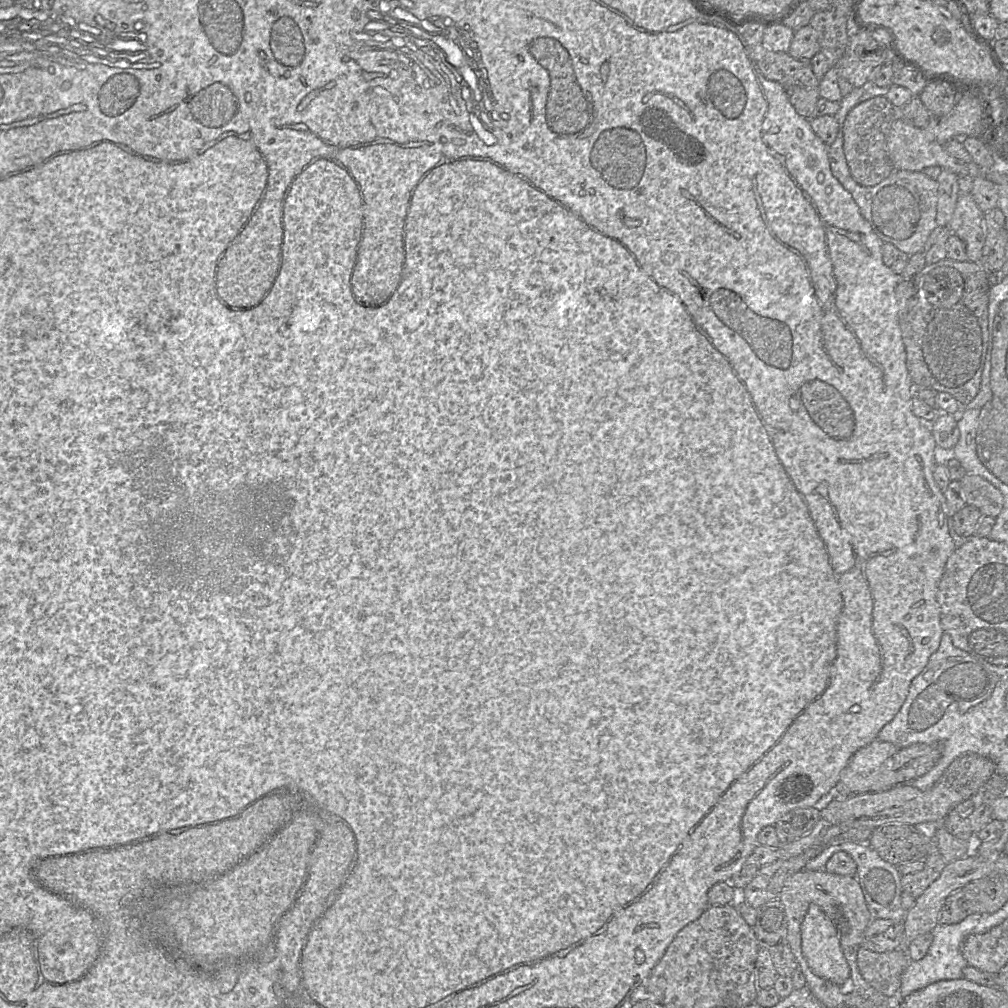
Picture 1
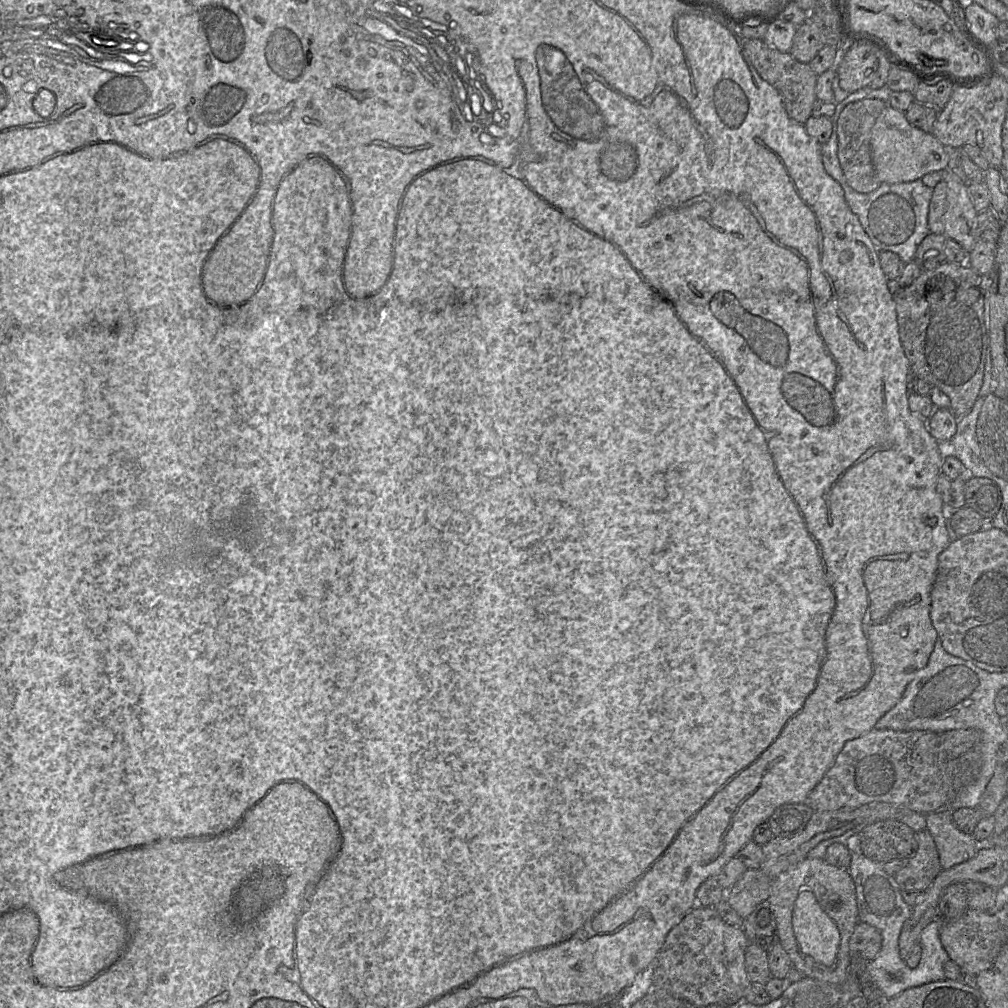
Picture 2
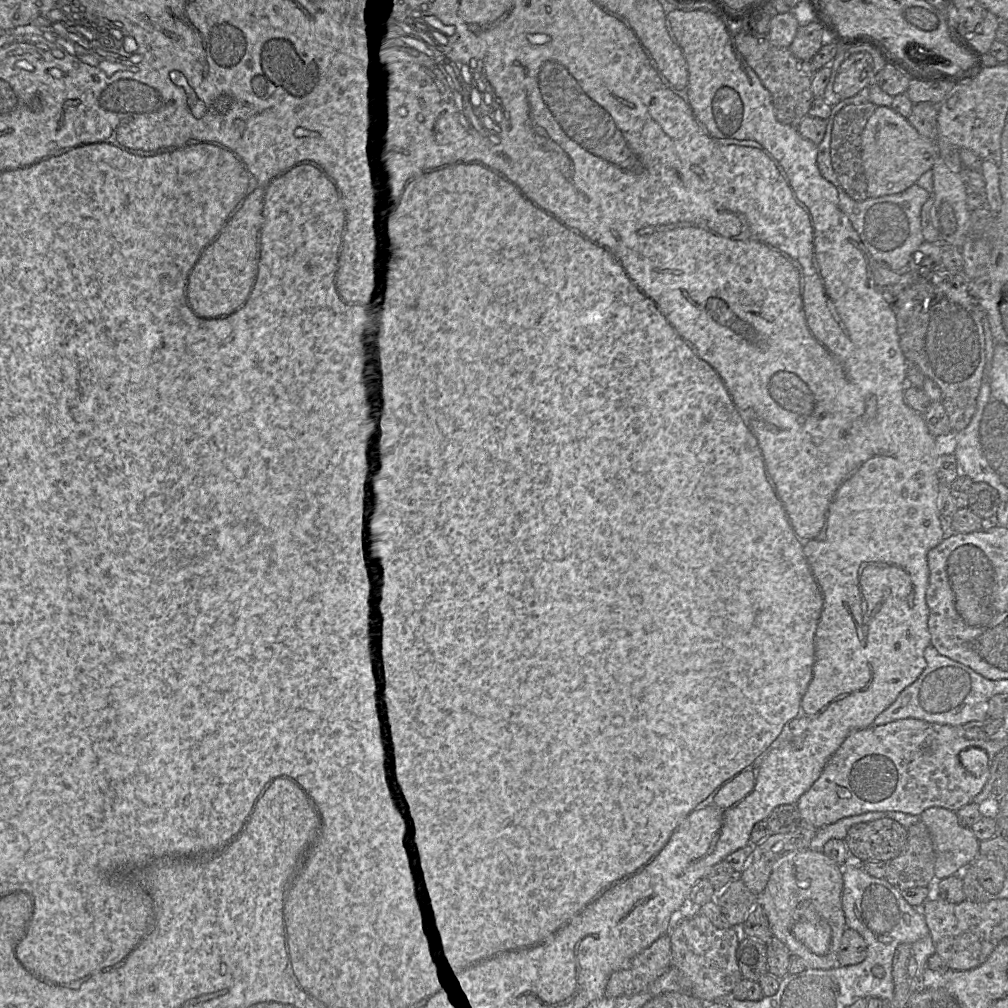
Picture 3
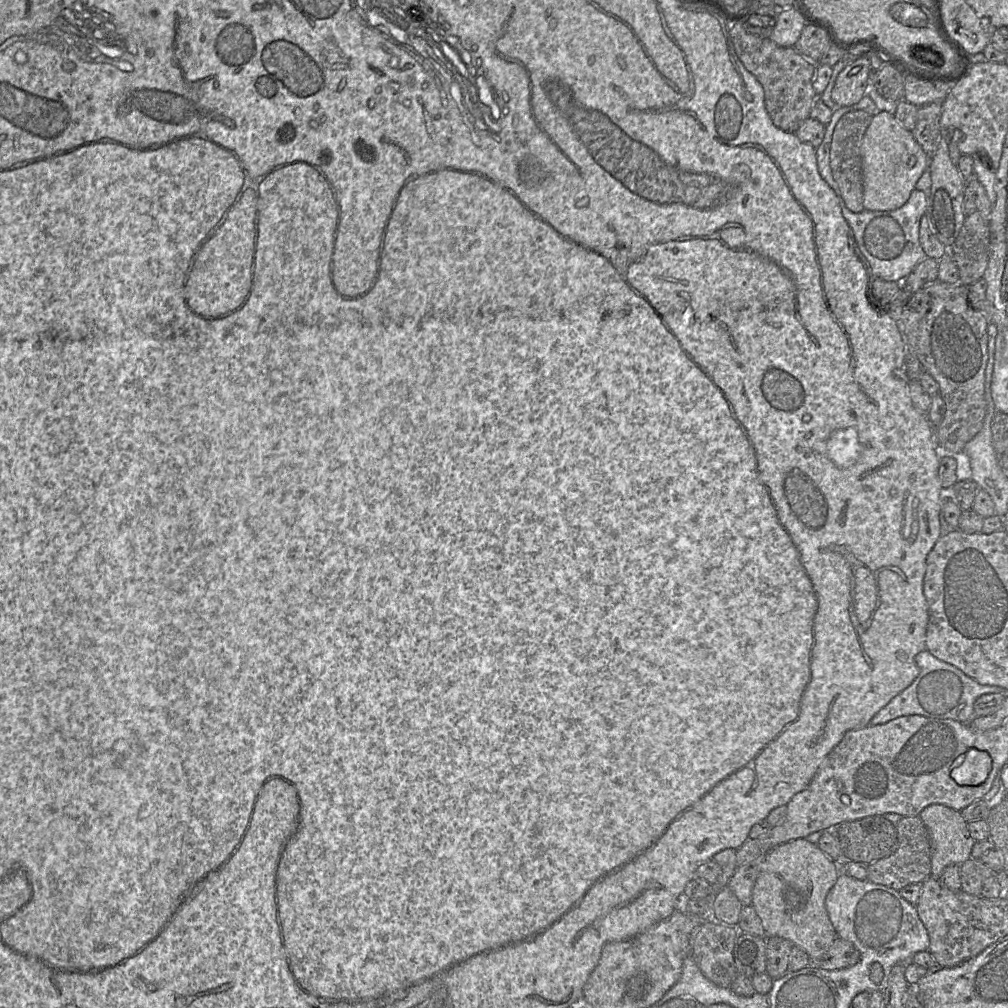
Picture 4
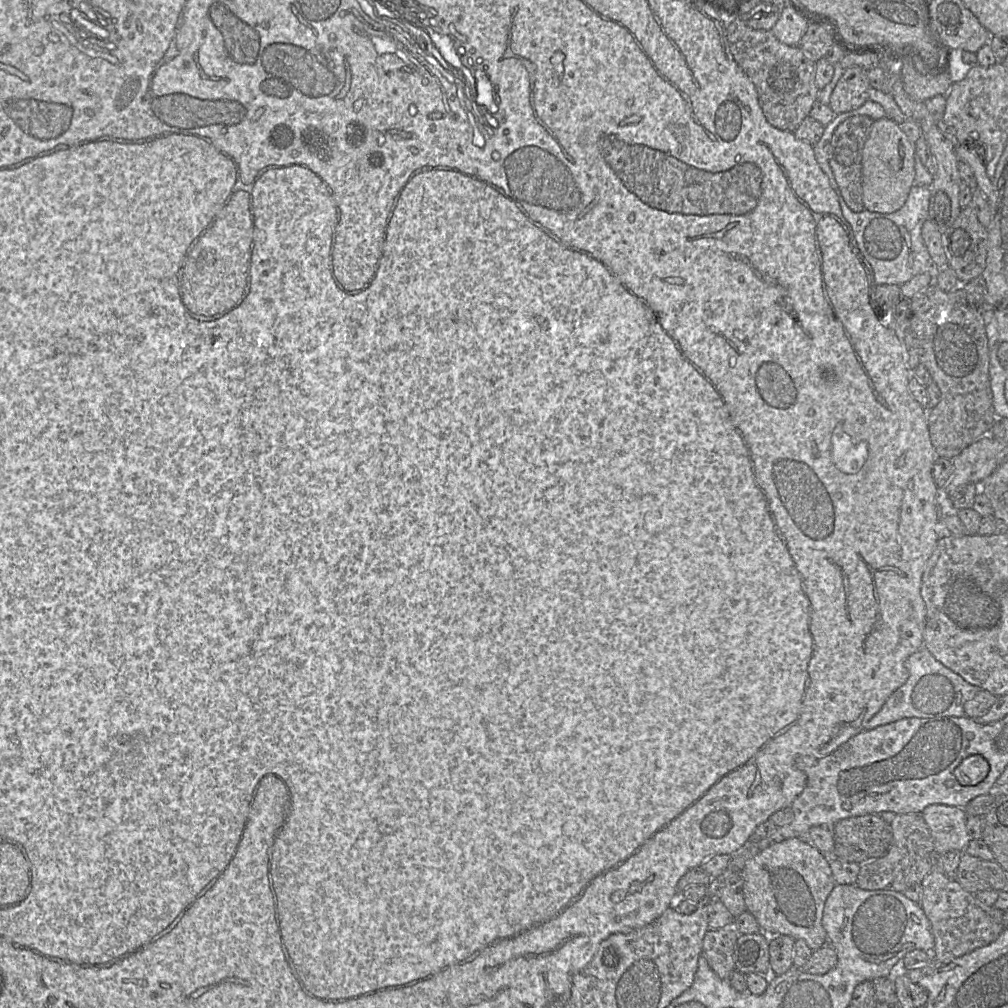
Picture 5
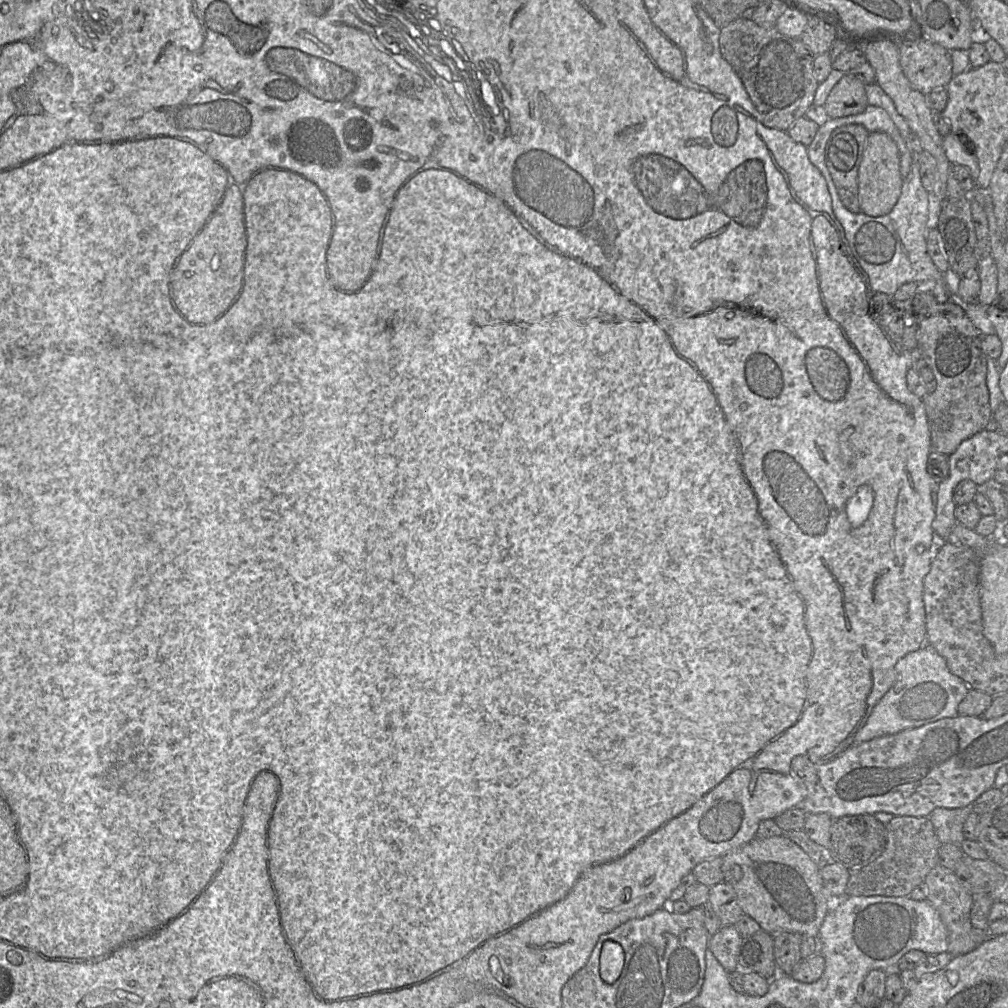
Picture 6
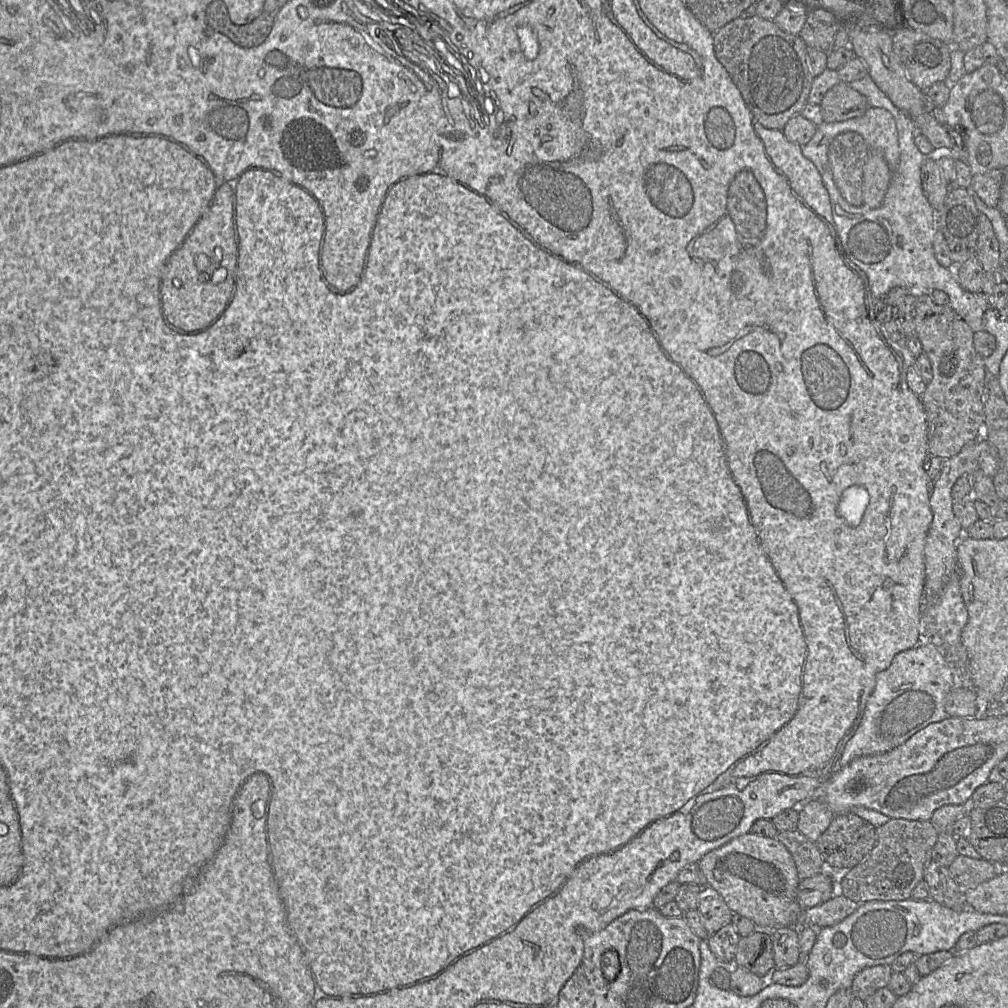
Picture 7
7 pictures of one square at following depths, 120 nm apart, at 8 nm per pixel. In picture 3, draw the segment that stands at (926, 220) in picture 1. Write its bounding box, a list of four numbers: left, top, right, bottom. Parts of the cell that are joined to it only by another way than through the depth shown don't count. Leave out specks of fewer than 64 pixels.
[817,87,930,273]

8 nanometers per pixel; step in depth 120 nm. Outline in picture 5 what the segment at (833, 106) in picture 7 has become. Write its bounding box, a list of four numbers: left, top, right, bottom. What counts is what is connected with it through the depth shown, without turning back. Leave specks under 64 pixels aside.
[828,66,870,115]

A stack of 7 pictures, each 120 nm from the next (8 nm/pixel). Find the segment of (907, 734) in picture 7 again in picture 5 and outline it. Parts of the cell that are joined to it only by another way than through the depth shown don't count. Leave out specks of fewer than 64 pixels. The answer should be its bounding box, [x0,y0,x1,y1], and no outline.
[863,648,982,730]

